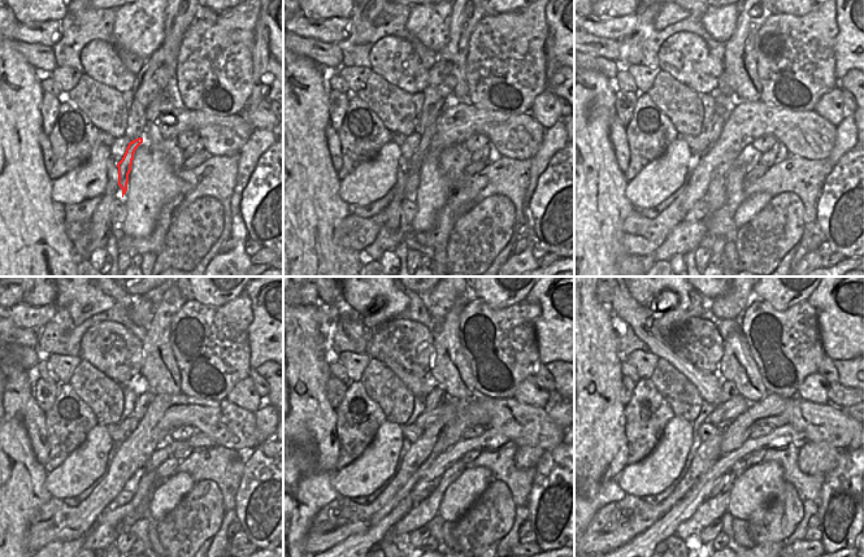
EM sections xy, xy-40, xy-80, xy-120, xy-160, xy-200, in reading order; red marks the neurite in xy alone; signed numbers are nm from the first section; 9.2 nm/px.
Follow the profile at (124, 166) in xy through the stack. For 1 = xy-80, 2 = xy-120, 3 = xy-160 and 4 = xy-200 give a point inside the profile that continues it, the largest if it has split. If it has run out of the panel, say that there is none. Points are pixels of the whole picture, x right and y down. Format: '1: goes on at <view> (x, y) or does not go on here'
1: goes on at xy-80 (715, 126)
2: goes on at xy-120 (143, 399)
3: goes on at xy-160 (437, 396)
4: goes on at xy-200 (728, 388)

